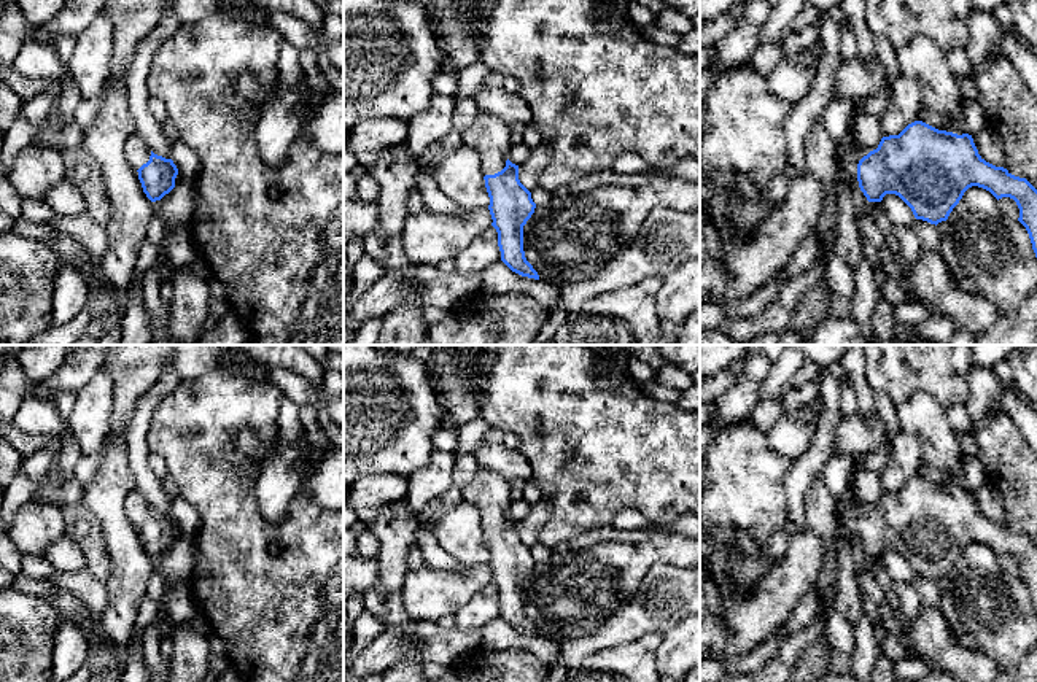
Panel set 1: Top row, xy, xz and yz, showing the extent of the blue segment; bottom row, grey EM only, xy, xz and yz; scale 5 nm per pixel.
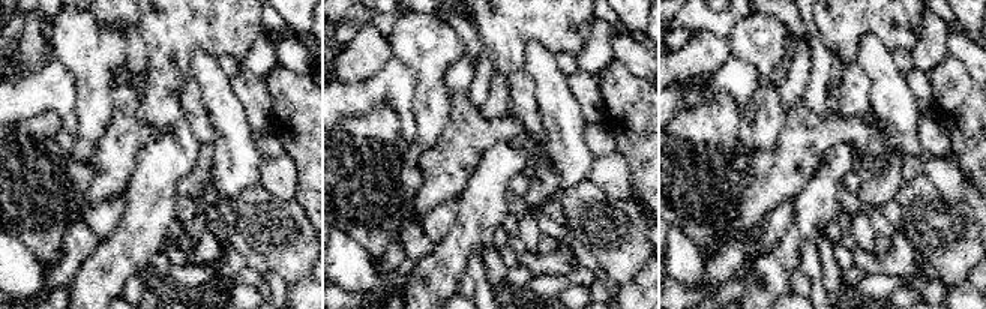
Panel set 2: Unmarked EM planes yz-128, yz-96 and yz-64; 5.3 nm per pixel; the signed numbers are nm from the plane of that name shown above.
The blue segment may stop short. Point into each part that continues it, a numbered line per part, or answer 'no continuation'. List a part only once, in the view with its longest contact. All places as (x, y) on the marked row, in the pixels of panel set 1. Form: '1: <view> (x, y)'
1: yz (848, 154)

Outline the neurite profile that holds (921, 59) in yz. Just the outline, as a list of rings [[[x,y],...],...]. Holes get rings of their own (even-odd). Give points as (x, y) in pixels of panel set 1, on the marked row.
[[[915,37],[908,45],[895,51],[900,75],[913,78],[922,94],[922,105],[932,111],[946,114],[951,132],[962,135],[962,92],[951,73],[945,52],[929,37]]]

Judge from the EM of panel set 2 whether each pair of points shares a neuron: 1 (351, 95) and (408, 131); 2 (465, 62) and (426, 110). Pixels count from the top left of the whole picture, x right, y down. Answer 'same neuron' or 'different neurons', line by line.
1: same neuron
2: different neurons

